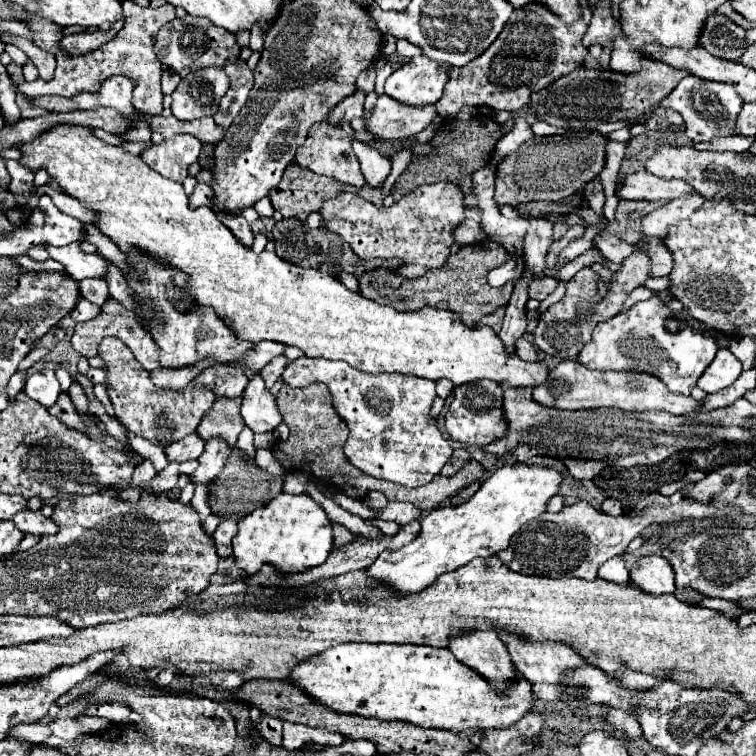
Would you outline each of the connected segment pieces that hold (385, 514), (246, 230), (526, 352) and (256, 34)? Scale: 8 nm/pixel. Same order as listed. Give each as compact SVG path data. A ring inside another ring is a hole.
M394 501L389 502L385 508L377 510L375 514L377 514L377 518L381 518L381 520L395 520L397 524L407 524L407 522L419 518L421 512L419 512L415 506L411 506L409 502Z
M223 212L221 218L223 218L221 222L223 222L223 224L237 236L237 240L241 240L241 244L245 244L245 246L251 248L251 244L253 244L253 232L251 232L247 220L243 218L243 214Z
M519 338L519 340L515 342L515 348L517 348L517 352L519 352L519 356L521 356L523 360L537 360L537 358L539 358L535 346L533 346L527 338Z
M258 25L253 26L250 33L249 47L252 51L262 51L264 44L264 34Z

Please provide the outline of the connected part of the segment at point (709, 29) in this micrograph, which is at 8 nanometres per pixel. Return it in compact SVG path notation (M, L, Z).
M713 12L701 30L699 46L705 48L707 52L711 52L713 56L739 62L747 48L745 34L747 34L747 30L743 30L741 26L737 26L723 14Z

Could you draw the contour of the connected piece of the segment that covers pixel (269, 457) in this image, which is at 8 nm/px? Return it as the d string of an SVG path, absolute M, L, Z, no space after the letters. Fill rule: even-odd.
M256 448L256 451L258 453L263 454L256 454L255 460L257 465L261 469L265 469L268 475L272 477L278 477L284 474L284 470L280 463L273 457L272 452L270 454L269 450L260 450L259 448Z

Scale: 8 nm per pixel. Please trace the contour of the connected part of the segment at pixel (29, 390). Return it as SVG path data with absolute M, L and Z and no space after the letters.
M41 370L41 372L35 372L27 378L27 384L25 384L25 390L23 390L29 398L37 400L39 404L43 404L45 408L49 408L51 404L55 404L57 396L61 394L59 390L59 382L55 378L55 372L53 370Z

